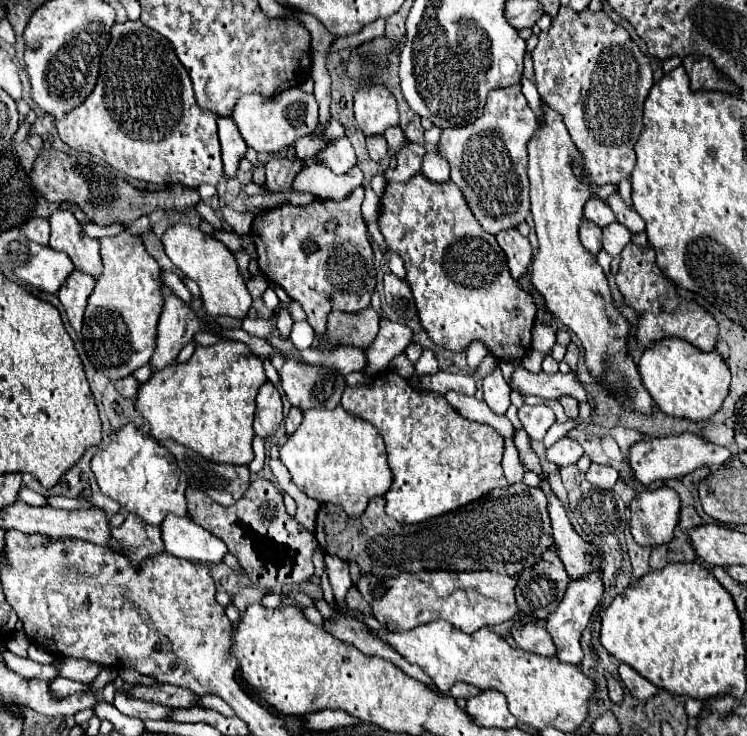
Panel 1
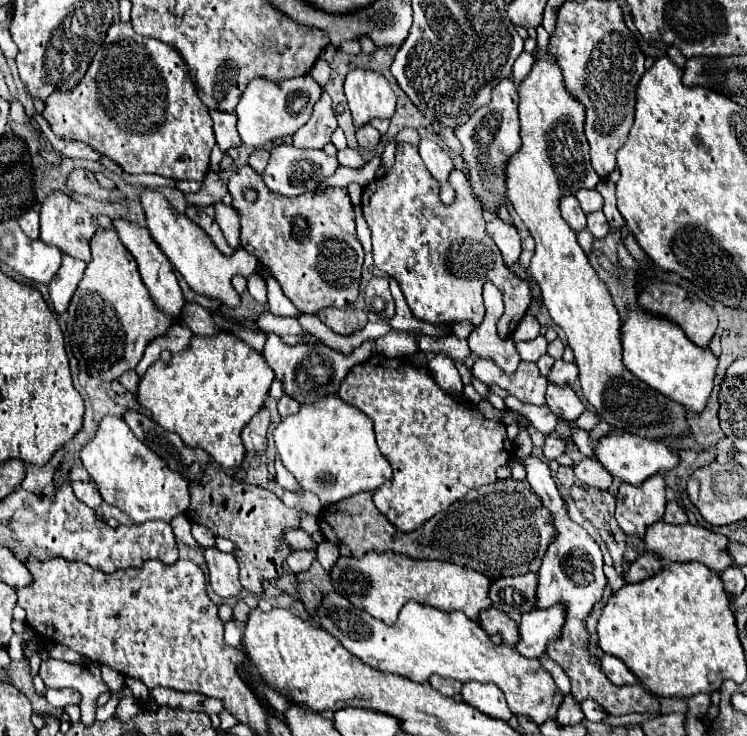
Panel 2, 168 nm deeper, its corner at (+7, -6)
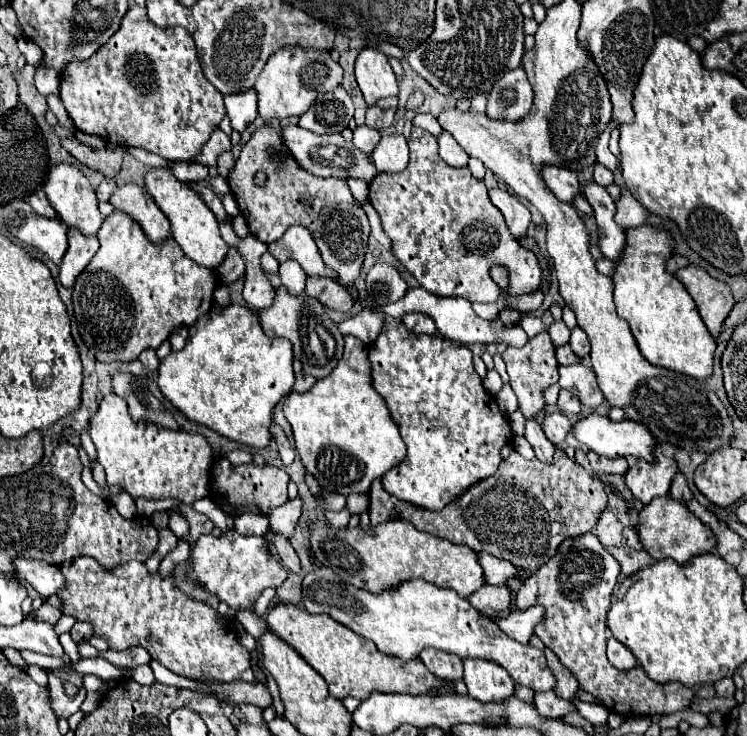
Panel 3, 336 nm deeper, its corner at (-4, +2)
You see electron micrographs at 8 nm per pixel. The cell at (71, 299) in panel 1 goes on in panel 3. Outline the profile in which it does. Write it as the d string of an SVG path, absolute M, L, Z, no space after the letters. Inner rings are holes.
M69 229L69 249L59 265L59 281L63 287L71 289L77 275L87 267L87 263L97 253L97 237L85 237L79 231Z

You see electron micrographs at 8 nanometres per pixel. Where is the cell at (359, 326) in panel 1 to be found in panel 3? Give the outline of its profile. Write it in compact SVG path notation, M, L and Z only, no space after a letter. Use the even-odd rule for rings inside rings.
M307 277L307 295L319 299L325 307L341 311L341 313L351 313L353 309L353 295L349 289L341 287L333 279L327 277Z

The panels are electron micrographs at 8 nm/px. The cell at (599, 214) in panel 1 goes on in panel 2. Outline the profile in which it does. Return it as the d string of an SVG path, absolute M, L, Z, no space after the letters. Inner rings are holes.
M580 189L580 191L576 193L576 197L578 197L578 201L580 201L580 207L582 207L586 213L600 211L602 205L604 205L604 199L602 199L602 195L600 195L596 189L592 189L592 191Z

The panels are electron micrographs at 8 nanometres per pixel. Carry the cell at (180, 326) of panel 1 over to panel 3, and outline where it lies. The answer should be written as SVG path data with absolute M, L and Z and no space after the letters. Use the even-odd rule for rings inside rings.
M137 185L117 187L109 203L117 211L123 211L131 219L135 219L151 243L159 245L171 237L165 215L159 211L159 207L155 207L155 201L151 199L151 195L147 195L145 189Z

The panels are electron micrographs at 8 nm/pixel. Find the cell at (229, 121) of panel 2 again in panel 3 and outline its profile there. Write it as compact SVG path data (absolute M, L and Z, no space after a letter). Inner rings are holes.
M255 89L239 93L239 95L225 95L225 109L227 109L227 117L231 119L231 127L243 133L247 125L253 123L257 117Z

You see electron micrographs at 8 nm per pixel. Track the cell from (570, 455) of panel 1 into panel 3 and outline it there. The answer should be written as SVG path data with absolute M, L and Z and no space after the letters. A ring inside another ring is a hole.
M553 411L553 413L549 413L545 417L543 431L545 431L547 439L553 445L561 445L565 441L565 437L569 435L569 431L571 431L571 423L569 423L567 415L563 415L561 411Z

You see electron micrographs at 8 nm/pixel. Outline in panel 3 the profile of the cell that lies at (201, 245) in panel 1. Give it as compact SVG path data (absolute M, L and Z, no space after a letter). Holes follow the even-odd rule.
M167 169L149 171L145 175L145 185L149 195L157 203L157 207L167 215L171 223L171 235L179 243L179 247L185 251L185 255L203 267L209 267L209 269L219 267L227 257L229 245L221 239L219 221L215 219L211 209L199 199L199 195L193 189L189 189L185 183L175 179L175 175Z

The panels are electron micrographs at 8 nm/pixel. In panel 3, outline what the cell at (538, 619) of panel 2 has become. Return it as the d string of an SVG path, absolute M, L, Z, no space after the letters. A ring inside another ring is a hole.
M535 605L529 607L525 611L517 611L513 609L509 613L509 617L503 619L495 619L497 625L501 627L503 633L507 633L509 637L513 637L519 643L529 643L529 639L535 635L535 627L545 619L545 607Z

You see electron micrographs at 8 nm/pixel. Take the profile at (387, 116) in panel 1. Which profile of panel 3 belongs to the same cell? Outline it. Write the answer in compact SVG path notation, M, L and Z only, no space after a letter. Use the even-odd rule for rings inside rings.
M365 47L359 53L355 63L355 79L369 107L379 99L399 95L397 77L387 63L387 55L373 47Z

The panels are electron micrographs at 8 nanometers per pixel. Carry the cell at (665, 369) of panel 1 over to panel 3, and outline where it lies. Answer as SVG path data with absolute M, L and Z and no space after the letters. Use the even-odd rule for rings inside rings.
M641 225L641 227L627 231L625 253L619 261L619 267L613 277L617 313L629 323L631 333L635 335L635 341L639 345L639 351L649 363L663 367L663 369L683 373L683 375L689 375L699 381L705 381L713 375L713 353L715 353L717 345L715 345L715 339L711 337L711 333L707 331L703 319L699 317L697 307L695 307L693 299L687 295L685 287L673 275L669 275L665 271L665 261L673 255L671 249L673 249L671 237L661 229Z

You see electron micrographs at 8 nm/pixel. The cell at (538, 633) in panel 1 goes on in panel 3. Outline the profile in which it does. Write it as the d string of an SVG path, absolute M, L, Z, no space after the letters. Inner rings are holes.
M483 587L471 595L469 603L483 615L493 617L495 613L505 613L511 609L511 593L507 587Z

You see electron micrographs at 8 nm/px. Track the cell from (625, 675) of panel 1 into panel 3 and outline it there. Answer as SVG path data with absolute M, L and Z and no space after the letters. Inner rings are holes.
M609 637L607 639L607 659L613 663L613 667L617 667L619 671L629 671L633 667L637 667L637 659L633 657L633 653L619 643L617 639Z

